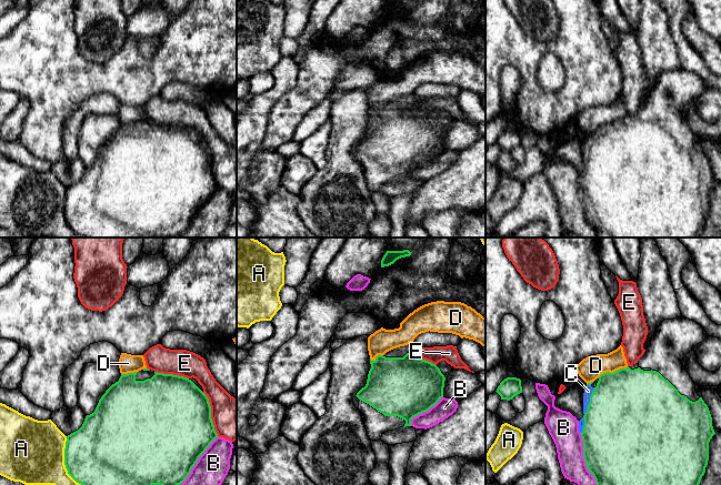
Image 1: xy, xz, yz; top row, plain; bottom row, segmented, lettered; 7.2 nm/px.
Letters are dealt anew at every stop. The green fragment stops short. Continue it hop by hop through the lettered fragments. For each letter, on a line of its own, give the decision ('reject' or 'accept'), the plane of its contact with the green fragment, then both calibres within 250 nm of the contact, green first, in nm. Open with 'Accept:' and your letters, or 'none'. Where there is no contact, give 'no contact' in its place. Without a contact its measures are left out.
Accept: C
A: reject; contact in xy; calibres 480 and 460 nm
B: reject; contact in yz; calibres 500 and 200 nm
C: accept; contact in yz; calibres 500 and 60 nm
D: reject; contact in yz; calibres 500 and 170 nm
E: reject; contact in xy; calibres 500 and 300 nm

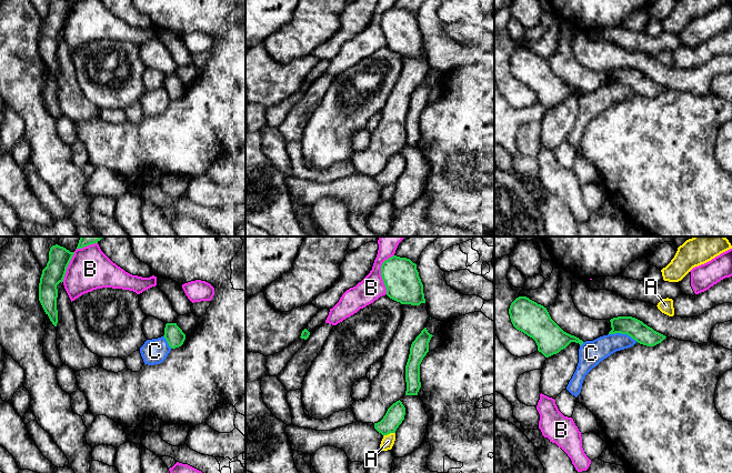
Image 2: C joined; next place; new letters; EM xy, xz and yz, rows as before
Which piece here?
Accept: none
A: reject; contact in xz; calibres 140 and 90 nm
B: reject; contact in xz; calibres 260 and 180 nm
C: reject; contact in yz; calibres 140 and 160 nm

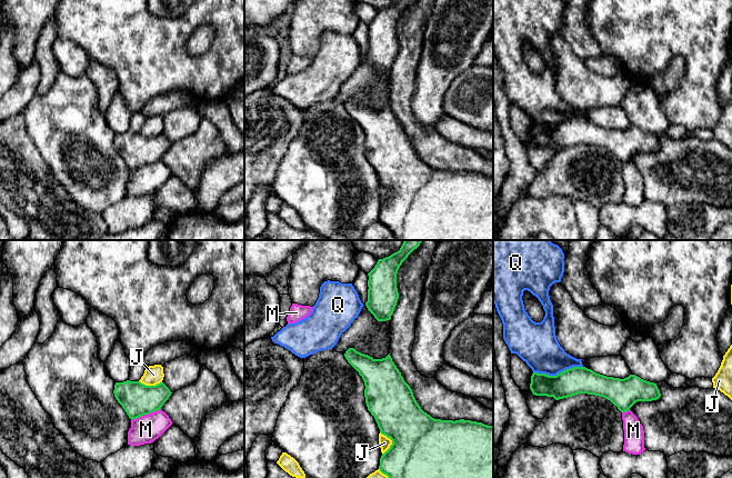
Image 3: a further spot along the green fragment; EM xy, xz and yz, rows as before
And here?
Accept: none
J: reject; contact in xz; calibres 500 and 80 nm
M: reject; contact in xy; calibres 240 and 200 nm
Q: reject; contact in yz; calibres 200 and 300 nm

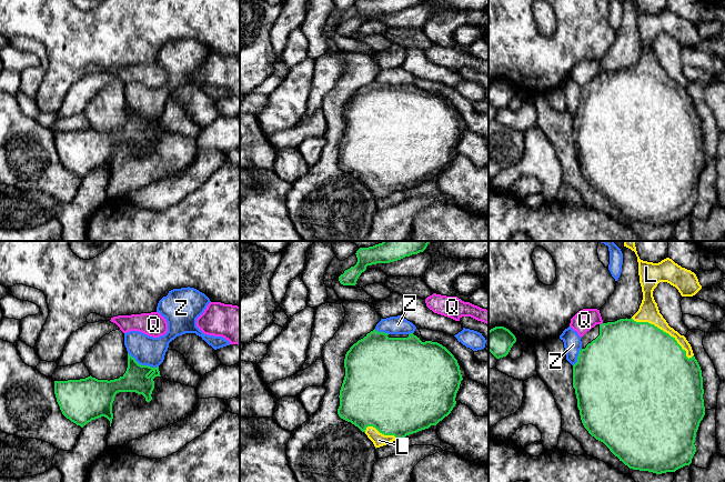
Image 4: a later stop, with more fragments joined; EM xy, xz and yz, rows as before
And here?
Accept: L
L: accept; contact in yz; calibres 500 and 150 nm
Q: reject; contact in yz; calibres 440 and 160 nm
Z: reject; contact in xy; calibres 180 and 220 nm

